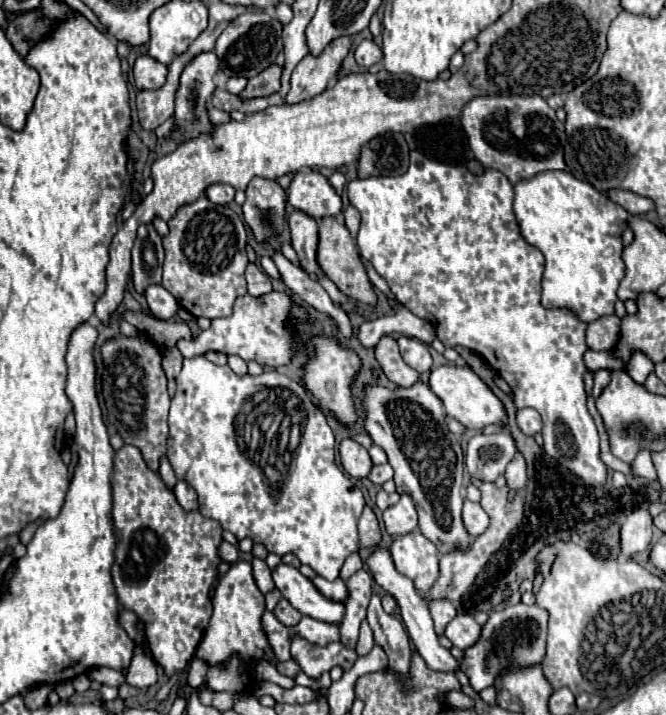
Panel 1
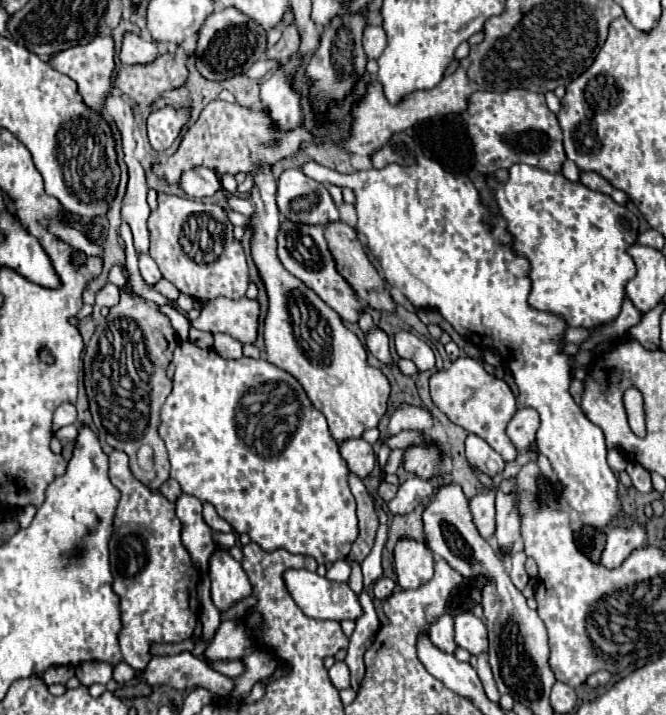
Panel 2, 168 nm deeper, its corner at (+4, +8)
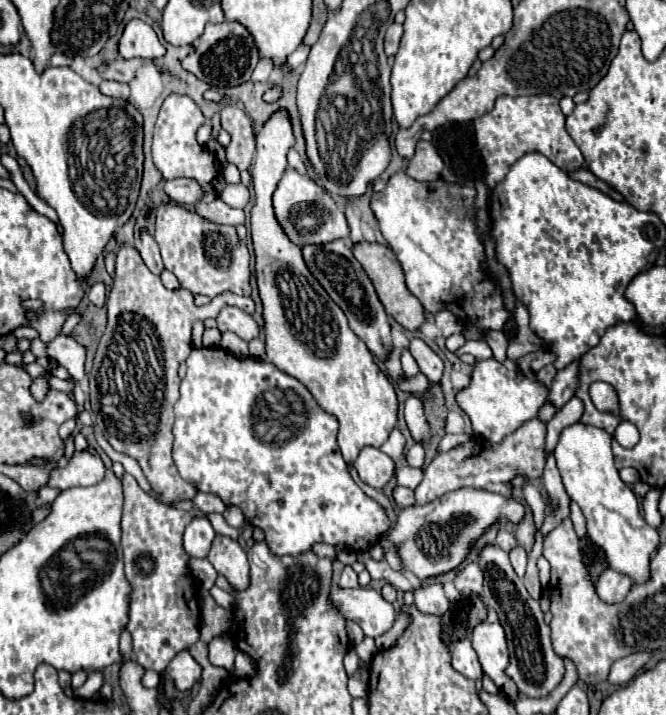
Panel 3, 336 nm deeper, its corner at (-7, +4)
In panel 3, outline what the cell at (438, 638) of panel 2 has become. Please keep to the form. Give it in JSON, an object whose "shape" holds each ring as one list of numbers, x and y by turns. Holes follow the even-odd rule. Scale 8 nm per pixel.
{"shape":[[458,639,456,643,452,643,452,667,462,673,464,677,470,679,478,679,482,677,482,667,478,663,476,651,470,645,470,639]]}

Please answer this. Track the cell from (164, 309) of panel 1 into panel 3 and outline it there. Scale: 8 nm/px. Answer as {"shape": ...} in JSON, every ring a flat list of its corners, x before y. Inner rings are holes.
{"shape":[[142,231,142,237,140,237,140,255,146,263,146,267,154,273,154,275,162,275,164,271,164,263,162,263,162,257,160,257,160,249,158,249,158,243,154,241,154,237,146,231]]}

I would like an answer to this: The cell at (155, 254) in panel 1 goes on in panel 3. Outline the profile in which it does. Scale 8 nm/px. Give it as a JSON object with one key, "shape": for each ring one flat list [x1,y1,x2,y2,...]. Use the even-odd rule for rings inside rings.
{"shape":[[104,81,100,85,100,91,112,99,128,99,130,97,130,89,126,83,116,83,116,81]]}

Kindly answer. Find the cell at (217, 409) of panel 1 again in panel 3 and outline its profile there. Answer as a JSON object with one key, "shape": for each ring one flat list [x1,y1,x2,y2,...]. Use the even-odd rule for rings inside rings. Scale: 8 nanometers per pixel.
{"shape":[[200,347,200,349,192,349,190,357,186,359,188,371,186,377,180,383,180,399,174,407,176,411,176,423,174,423,174,449,172,449,172,457,174,463,178,467,178,473,182,479,186,479,188,483,196,485,198,491,202,493,214,493,218,495,226,505,238,505,242,507,248,525,252,527,260,527,264,531,266,537,266,545,270,547,270,551,274,555,302,555,306,551,312,549,312,545,316,543,330,543,330,545,340,545,340,547,348,547,354,553,362,553,368,551,374,543,378,543,380,535,390,527,390,519,384,513,384,509,370,499,352,479,348,467,344,465,344,459,340,455,340,449,336,445,336,431,338,431,338,421,336,417,328,415,312,397,312,393,294,377,290,377,288,373,282,373,278,367,274,367,268,361,260,361,254,357,248,359,238,359,232,353,220,349,220,347]]}

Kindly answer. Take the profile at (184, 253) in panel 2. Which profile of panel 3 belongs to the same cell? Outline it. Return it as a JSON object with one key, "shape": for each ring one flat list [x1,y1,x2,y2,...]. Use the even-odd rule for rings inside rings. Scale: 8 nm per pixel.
{"shape":[[168,201,156,209,154,239,160,245,164,267,172,271,180,285,190,293,216,297,224,291,232,291,236,295,250,297,250,253,248,247,238,239,236,227,208,221,194,209]]}

